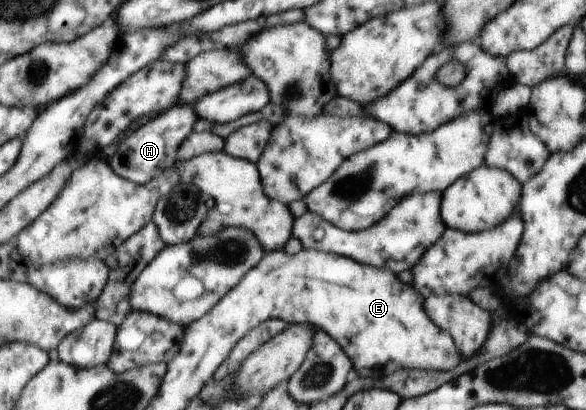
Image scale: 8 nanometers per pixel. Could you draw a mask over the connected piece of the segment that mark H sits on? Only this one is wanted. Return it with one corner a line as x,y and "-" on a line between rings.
179,102
154,120
150,120
148,124
144,124
140,130
130,134
130,138
122,142
122,148
118,148
118,152
110,158
110,166
118,174
122,174
122,178
130,178
130,181
142,185
150,183
174,169
182,144
195,132
199,120
200,116
194,104

